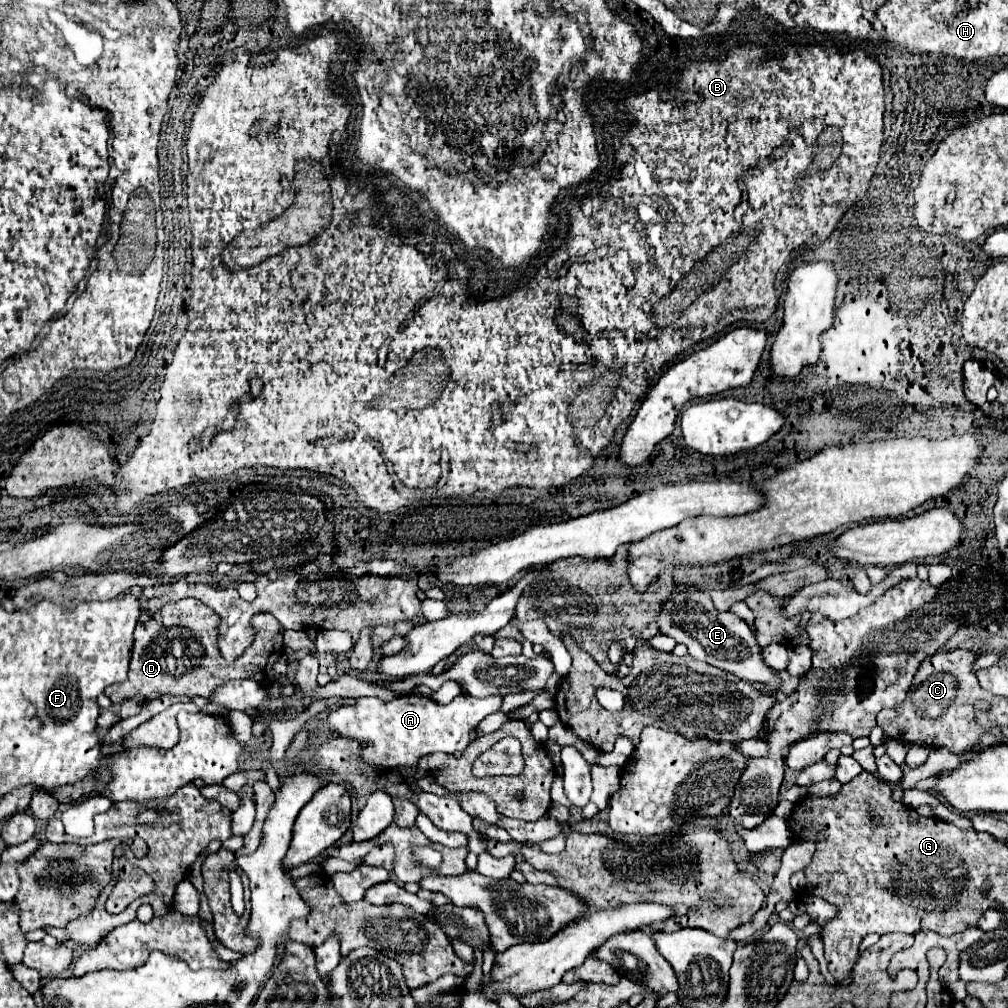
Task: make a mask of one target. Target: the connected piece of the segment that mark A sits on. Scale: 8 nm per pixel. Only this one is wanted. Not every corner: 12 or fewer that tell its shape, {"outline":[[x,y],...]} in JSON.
{"outline":[[361,697],[329,725],[363,759],[415,767],[469,745],[501,697]]}

